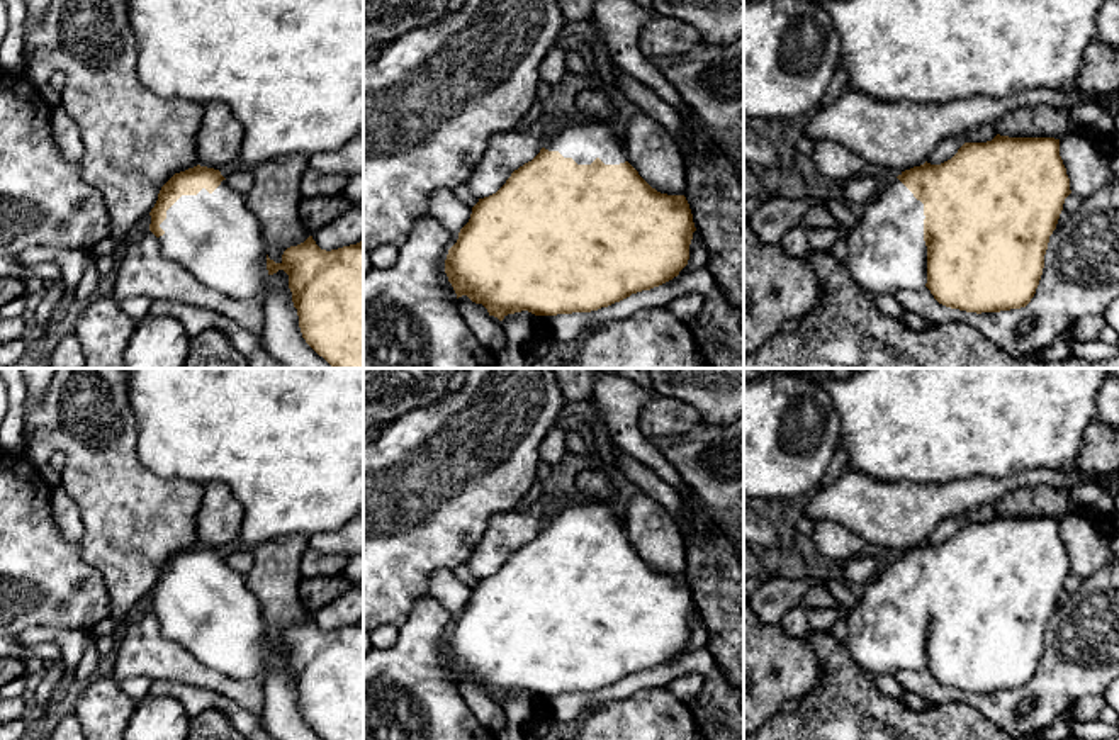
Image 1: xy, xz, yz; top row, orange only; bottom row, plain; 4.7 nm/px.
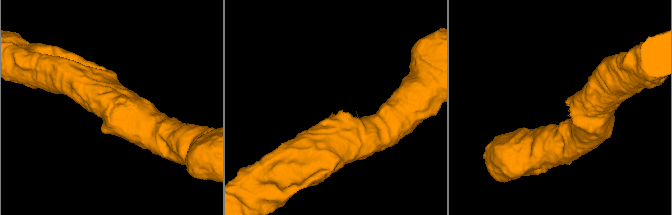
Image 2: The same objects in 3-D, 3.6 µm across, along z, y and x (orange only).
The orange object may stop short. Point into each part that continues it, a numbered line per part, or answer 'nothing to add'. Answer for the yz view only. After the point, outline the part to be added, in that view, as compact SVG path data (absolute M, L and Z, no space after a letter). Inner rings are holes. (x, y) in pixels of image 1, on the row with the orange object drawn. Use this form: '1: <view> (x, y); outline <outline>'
1: yz (887, 253); outline M898 180L881 185L856 224L844 231L846 268L866 292L895 295L927 283L924 204Z

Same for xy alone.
1: xy (216, 236); outline M226 180L209 193L202 188L197 195L182 195L160 224L165 231L158 238L161 253L185 266L202 285L233 299L263 297L267 290L267 246L256 216L248 209L246 197L233 190Z

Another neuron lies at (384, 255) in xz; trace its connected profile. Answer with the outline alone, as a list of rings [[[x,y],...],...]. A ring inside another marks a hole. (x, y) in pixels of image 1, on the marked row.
[[[380,244],[368,251],[374,268],[387,268],[391,266],[399,255],[399,248],[392,244]]]

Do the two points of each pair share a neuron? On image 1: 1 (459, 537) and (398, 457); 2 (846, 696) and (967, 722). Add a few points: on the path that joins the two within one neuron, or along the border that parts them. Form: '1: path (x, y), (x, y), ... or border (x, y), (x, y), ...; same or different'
1: path (438, 516), (420, 498), (418, 477); same
2: path (877, 722), (936, 722); same

